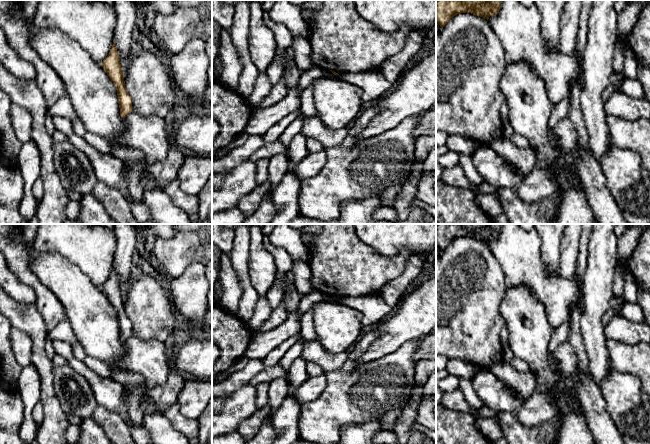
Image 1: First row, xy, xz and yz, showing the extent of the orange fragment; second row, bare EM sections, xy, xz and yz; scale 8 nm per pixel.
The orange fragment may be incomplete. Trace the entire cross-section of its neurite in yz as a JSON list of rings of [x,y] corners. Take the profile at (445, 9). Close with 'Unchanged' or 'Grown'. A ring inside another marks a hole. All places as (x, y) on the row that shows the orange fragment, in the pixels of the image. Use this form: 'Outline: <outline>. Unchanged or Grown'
Outline: [[[436,0],[436,22],[443,28],[455,15],[471,13],[489,19],[501,7],[501,0]]]. Unchanged

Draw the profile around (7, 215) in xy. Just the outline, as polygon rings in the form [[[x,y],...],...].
[[[0,155],[0,224],[30,224],[20,214],[24,181],[17,166],[7,166]]]

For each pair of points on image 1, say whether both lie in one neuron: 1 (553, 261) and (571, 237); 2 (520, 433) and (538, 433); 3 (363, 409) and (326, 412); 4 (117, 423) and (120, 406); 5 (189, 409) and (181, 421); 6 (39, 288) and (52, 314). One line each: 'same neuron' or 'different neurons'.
1: different neurons
2: same neuron
3: same neuron
4: different neurons
5: different neurons
6: same neuron

